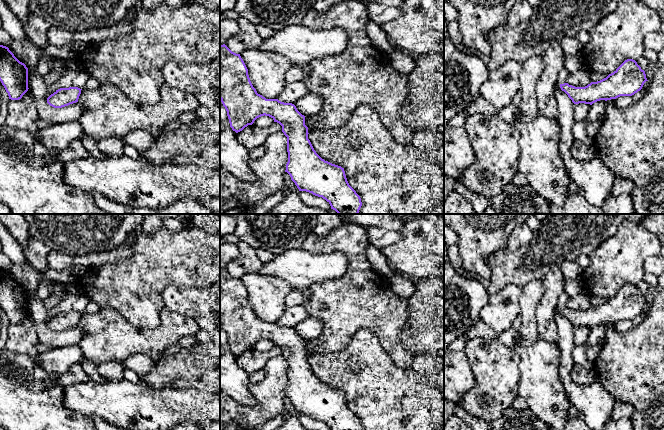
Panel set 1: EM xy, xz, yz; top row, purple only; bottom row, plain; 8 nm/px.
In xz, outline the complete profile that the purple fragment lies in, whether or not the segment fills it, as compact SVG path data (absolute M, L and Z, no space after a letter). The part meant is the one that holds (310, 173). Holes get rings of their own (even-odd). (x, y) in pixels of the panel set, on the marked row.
M225 44L220 45L220 100L227 111L230 127L236 133L261 116L269 116L282 126L287 137L288 162L286 170L299 191L306 191L322 197L338 214L358 214L362 206L361 198L349 185L344 168L322 159L308 139L305 116L292 103L278 99L266 99L253 87L248 69L240 54L232 52Z

